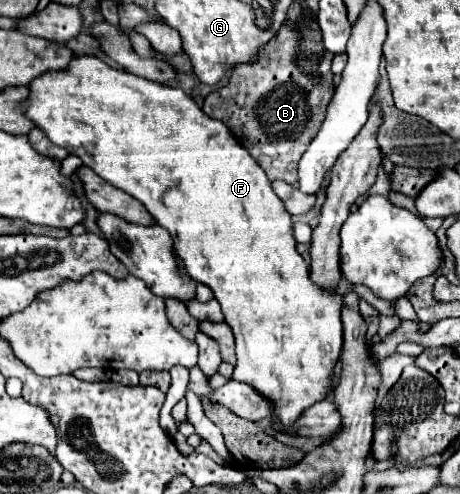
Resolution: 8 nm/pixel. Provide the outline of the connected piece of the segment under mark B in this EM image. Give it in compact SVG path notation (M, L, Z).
M281 26L277 38L273 42L265 44L259 50L259 62L255 64L241 64L235 66L229 78L229 84L223 86L221 90L215 90L207 96L203 104L203 112L215 120L221 120L237 138L239 142L249 150L249 154L255 158L257 164L263 160L263 170L269 180L285 180L289 184L297 182L297 162L301 160L301 154L307 150L309 142L313 140L313 134L317 134L323 118L325 118L325 108L333 96L333 74L331 74L331 60L333 54L325 52L321 64L319 64L319 80L315 76L307 76L299 70L295 64L295 48L299 44L299 30Z

